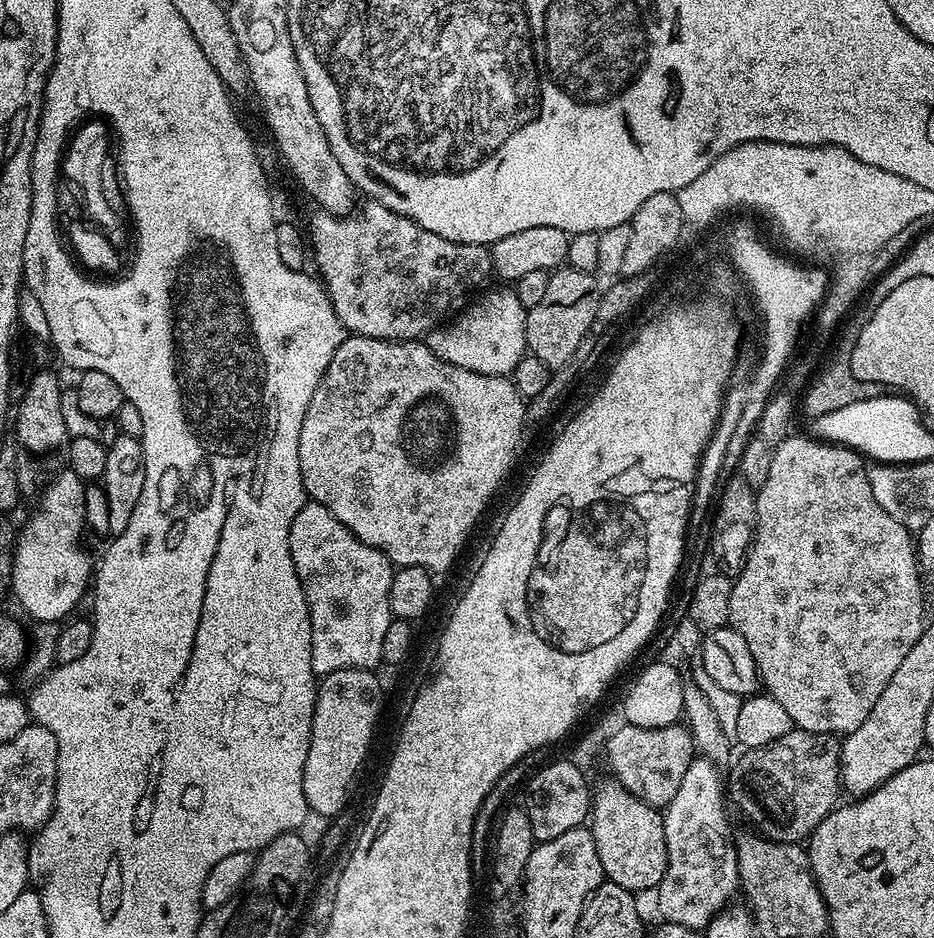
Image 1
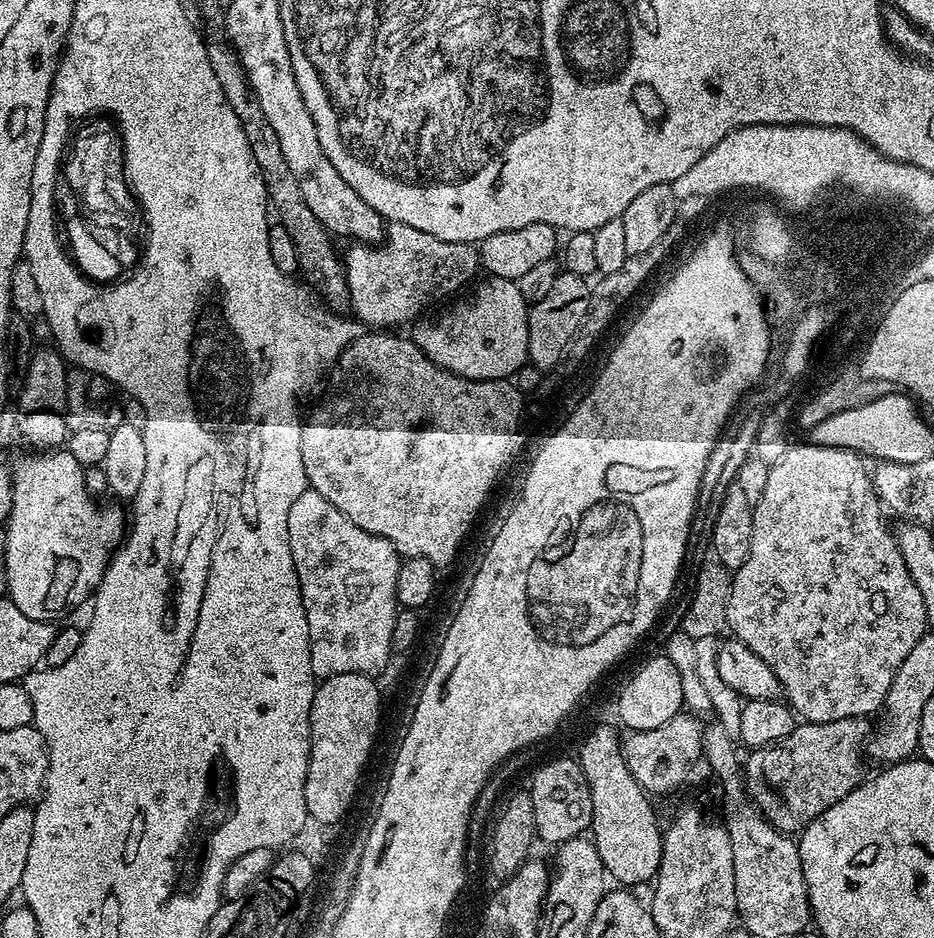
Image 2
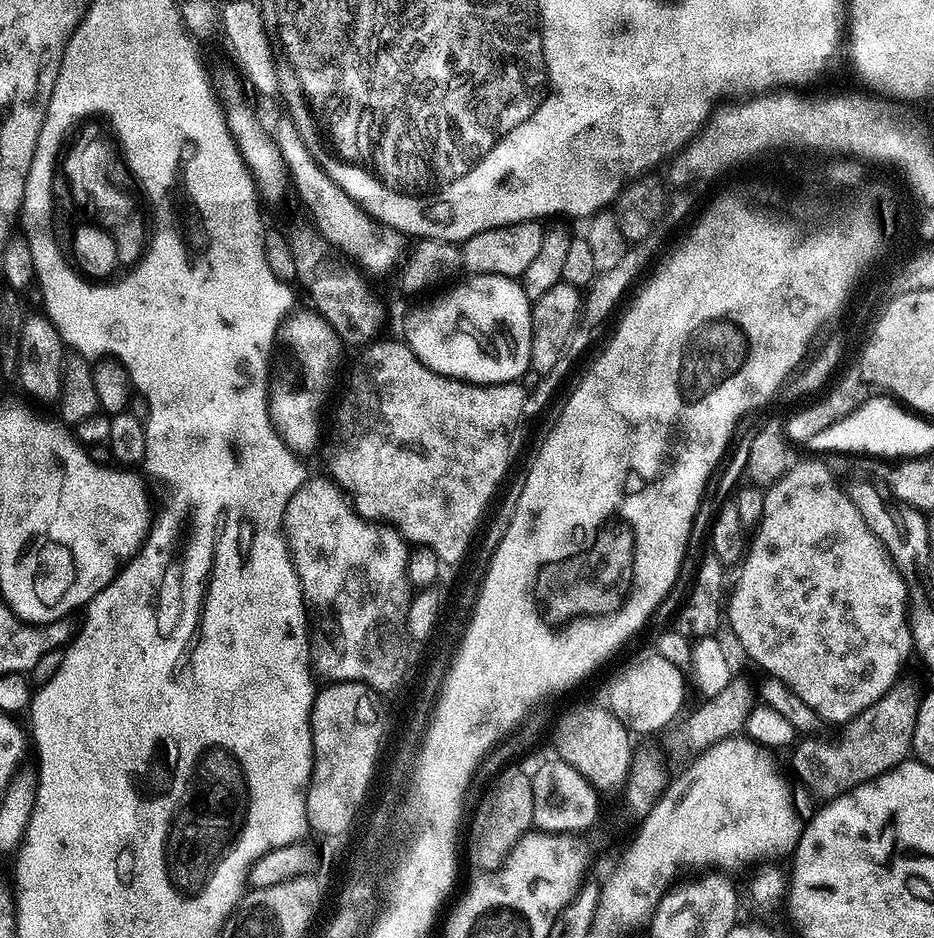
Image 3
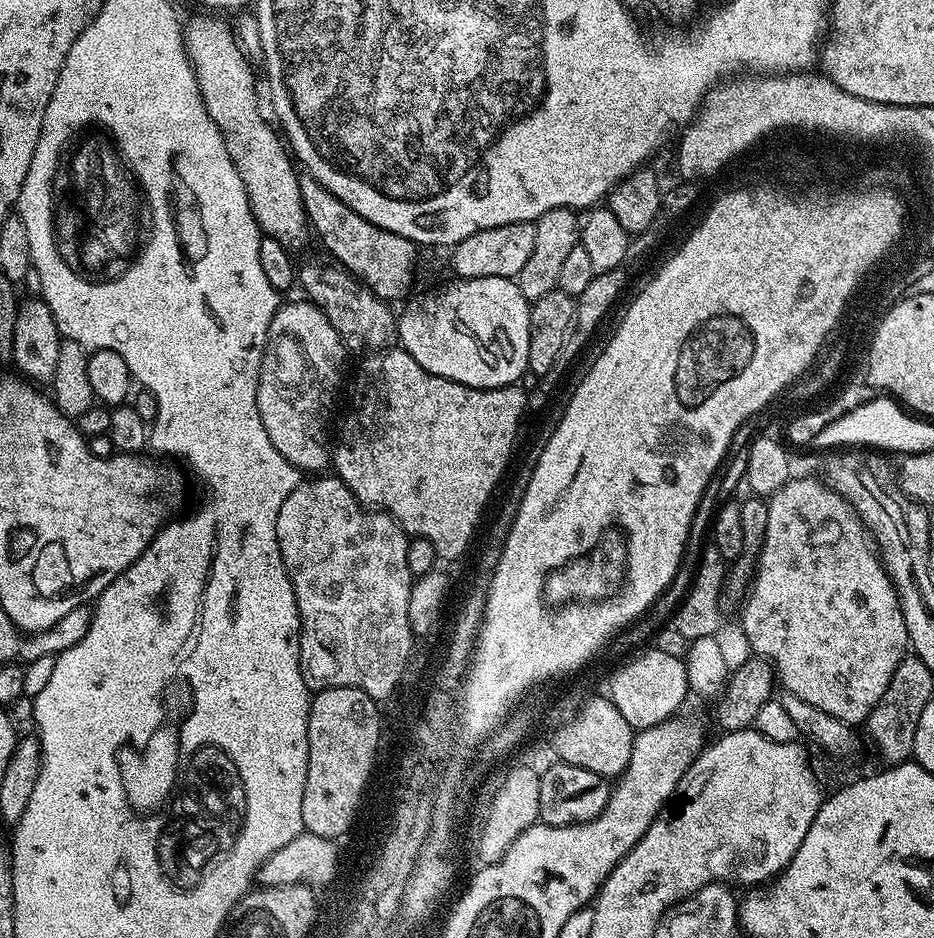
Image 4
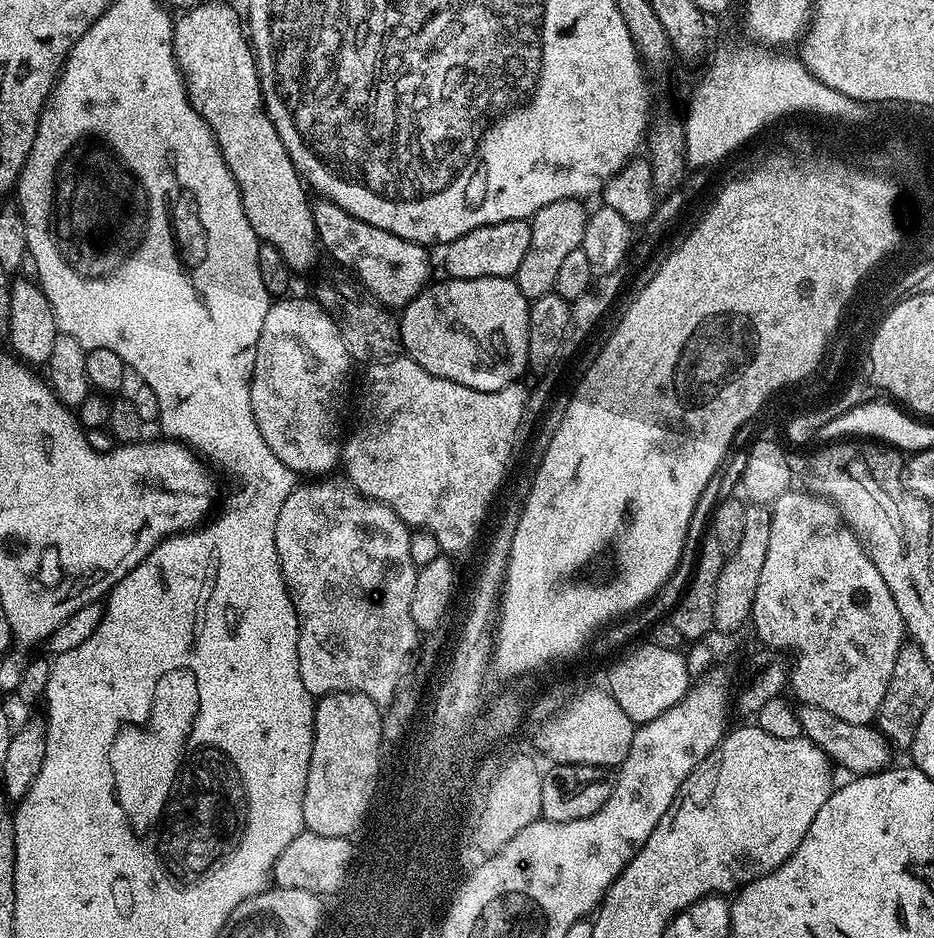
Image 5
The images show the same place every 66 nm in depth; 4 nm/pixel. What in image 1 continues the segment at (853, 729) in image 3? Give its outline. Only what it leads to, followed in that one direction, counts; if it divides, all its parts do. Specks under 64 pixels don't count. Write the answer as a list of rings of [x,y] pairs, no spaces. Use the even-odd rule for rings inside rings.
[[[793,730],[778,738],[778,742],[770,742],[770,746],[741,751],[731,765],[732,777],[727,777],[726,780],[726,796],[731,807],[733,804],[756,827],[753,829],[765,840],[776,840],[780,844],[800,844],[807,841],[812,831],[834,811],[838,804],[836,799],[842,796],[841,745],[841,741],[835,735],[827,732]],[[780,800],[788,811],[788,824],[780,824]]]

